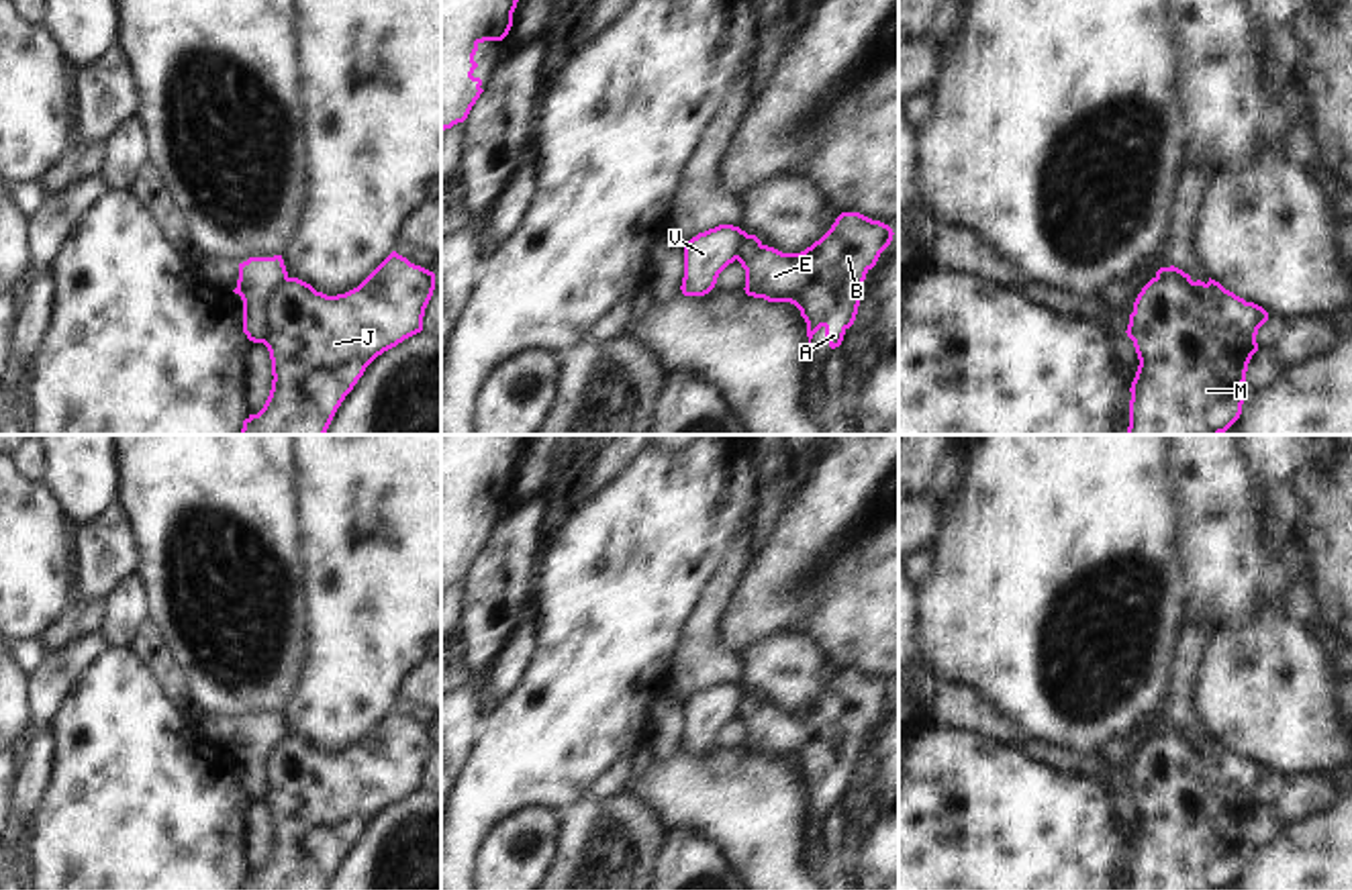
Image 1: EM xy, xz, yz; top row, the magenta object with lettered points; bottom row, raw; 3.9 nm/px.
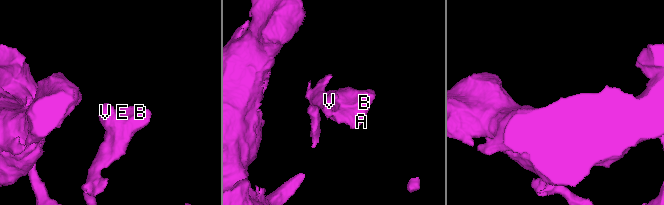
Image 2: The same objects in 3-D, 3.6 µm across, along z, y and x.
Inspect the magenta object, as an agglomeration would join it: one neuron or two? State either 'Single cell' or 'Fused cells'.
Fused cells

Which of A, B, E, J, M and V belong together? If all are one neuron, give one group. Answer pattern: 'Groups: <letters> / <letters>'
Groups: A B E J M / V

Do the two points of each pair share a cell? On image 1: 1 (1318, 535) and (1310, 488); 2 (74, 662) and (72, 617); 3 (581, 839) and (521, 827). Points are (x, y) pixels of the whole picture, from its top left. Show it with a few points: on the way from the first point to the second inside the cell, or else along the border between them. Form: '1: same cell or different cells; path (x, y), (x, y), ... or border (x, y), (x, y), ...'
1: same cell; path (1318, 523), (1318, 501)
2: different cells; border (99, 629), (47, 652)
3: different cells; border (556, 811), (560, 821)

